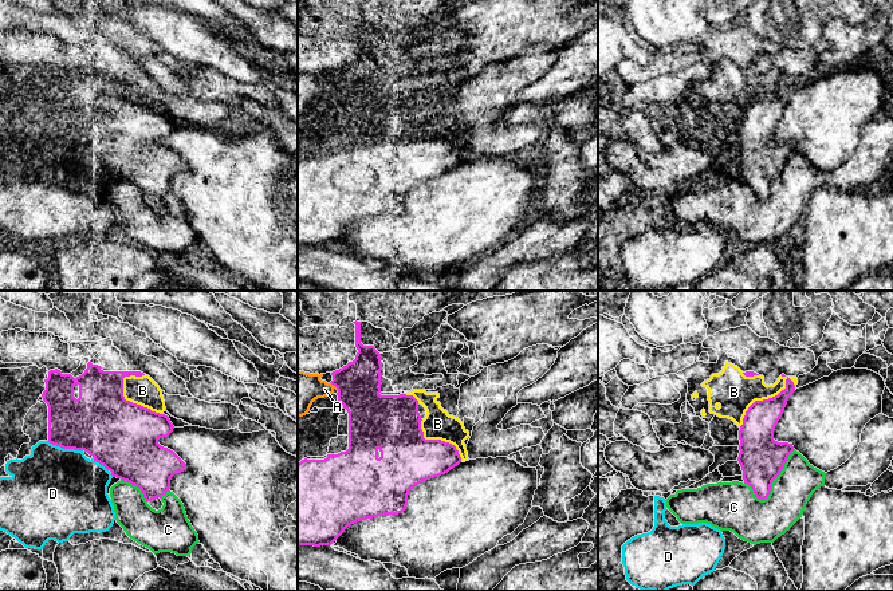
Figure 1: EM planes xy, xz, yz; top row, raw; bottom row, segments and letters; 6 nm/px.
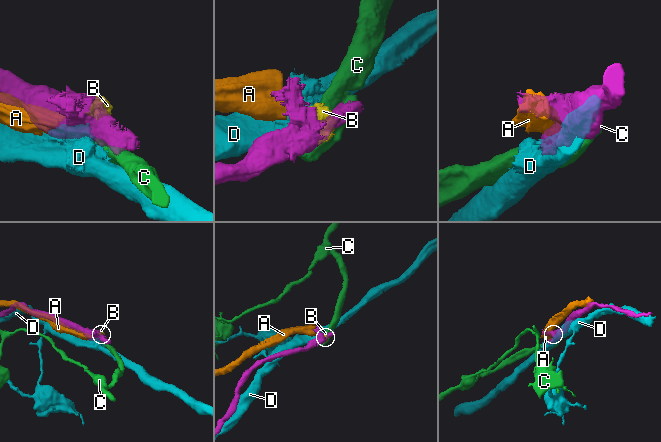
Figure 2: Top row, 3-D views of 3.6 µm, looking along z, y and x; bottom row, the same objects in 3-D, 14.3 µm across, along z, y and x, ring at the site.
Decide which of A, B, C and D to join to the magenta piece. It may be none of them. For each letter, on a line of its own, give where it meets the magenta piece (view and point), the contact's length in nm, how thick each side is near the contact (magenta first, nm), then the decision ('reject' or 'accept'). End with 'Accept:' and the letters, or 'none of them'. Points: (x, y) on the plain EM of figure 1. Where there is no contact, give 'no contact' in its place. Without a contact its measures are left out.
A: xz (334, 85) | 60 nm | 260/220 nm | reject
B: yz (764, 99) | 420 nm | 200/240 nm | reject
C: yz (777, 176) | 380 nm | 280/240 nm | reject
D: xy (65, 148) | 220 nm | 380/500 nm | reject
Accept: none of them

